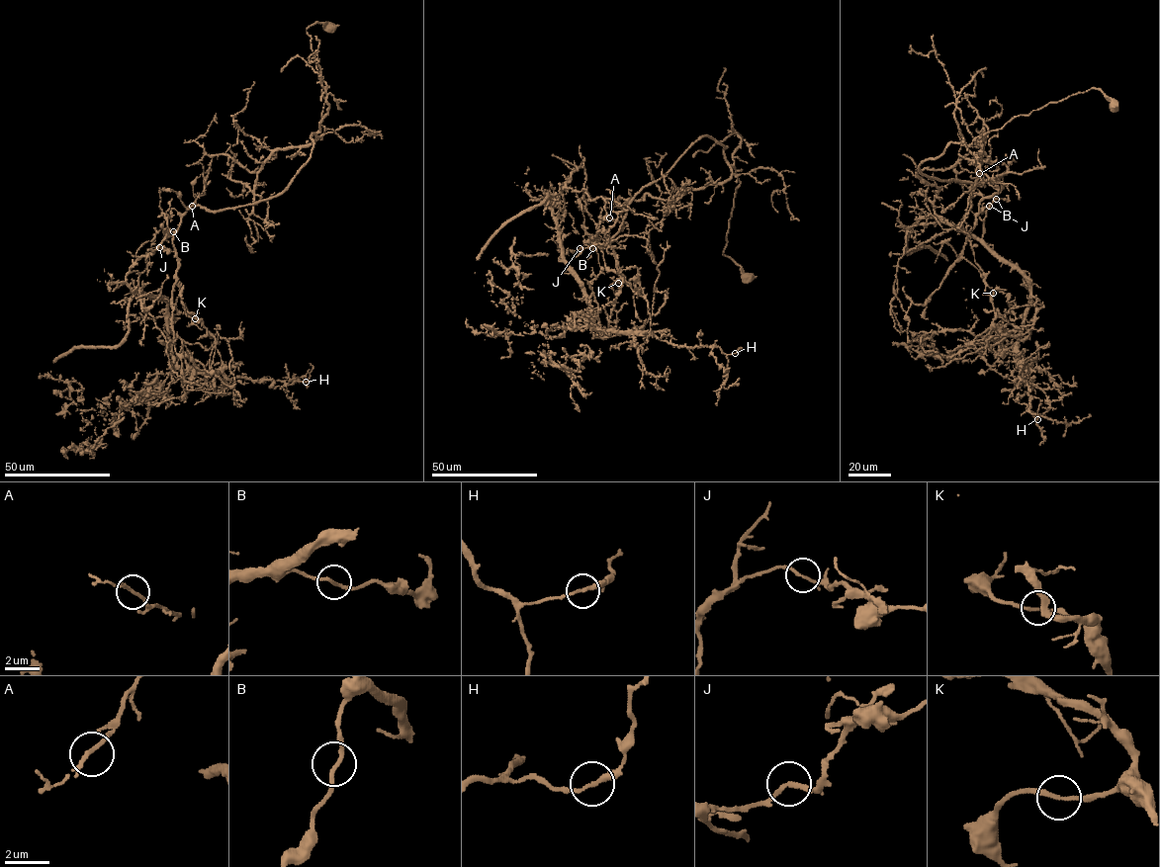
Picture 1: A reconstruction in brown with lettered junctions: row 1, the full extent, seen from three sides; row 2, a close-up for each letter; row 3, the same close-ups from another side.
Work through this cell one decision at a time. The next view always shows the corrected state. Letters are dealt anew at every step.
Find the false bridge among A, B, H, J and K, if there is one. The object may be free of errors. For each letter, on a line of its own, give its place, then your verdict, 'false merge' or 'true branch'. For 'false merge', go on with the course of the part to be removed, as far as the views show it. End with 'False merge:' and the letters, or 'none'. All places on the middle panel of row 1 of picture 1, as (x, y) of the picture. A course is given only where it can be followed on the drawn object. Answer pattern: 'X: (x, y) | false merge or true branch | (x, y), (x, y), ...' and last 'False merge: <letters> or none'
A: (609, 217) | true branch
B: (592, 248) | true branch
H: (735, 353) | true branch
J: (580, 248) | false merge | (580, 248), (613, 237), (643, 188), (697, 139), (726, 146), (724, 182), (630, 199), (622, 230), (604, 216)
K: (618, 283) | true branch
False merge: J

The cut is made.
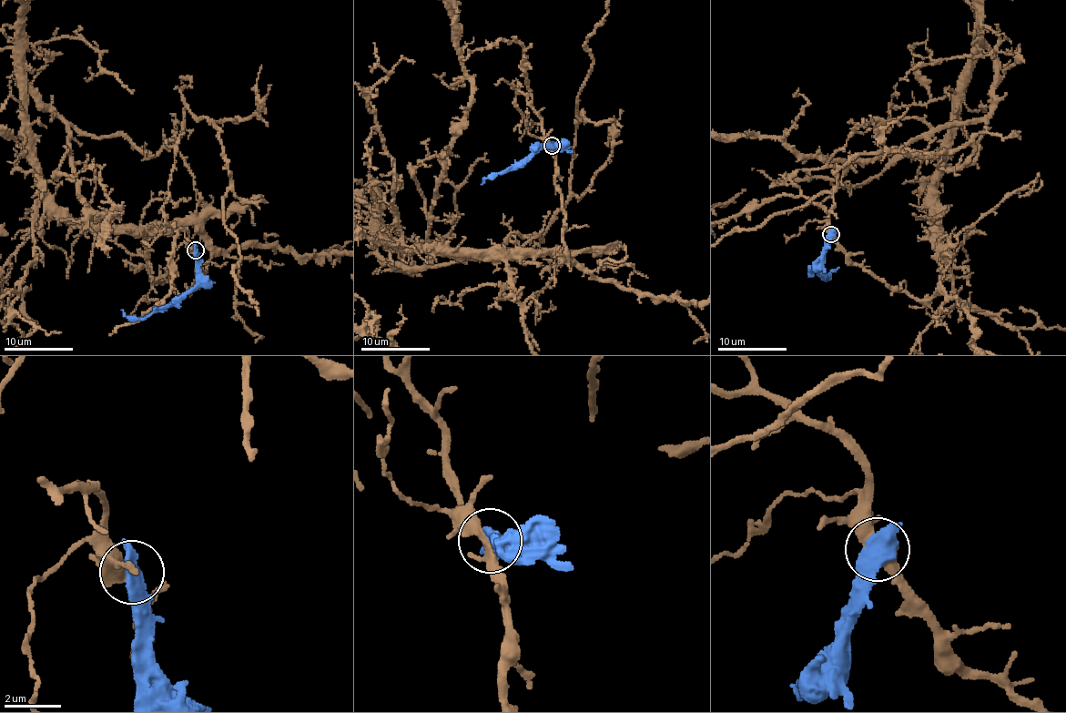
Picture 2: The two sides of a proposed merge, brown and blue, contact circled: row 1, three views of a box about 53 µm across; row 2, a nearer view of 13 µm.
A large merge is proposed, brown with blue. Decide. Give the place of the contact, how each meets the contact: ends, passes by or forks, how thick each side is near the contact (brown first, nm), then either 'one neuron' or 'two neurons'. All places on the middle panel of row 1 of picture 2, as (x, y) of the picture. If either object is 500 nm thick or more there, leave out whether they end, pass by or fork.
at (552, 145); 400 nm thick on the brown side, 650 nm on the other; two neurons

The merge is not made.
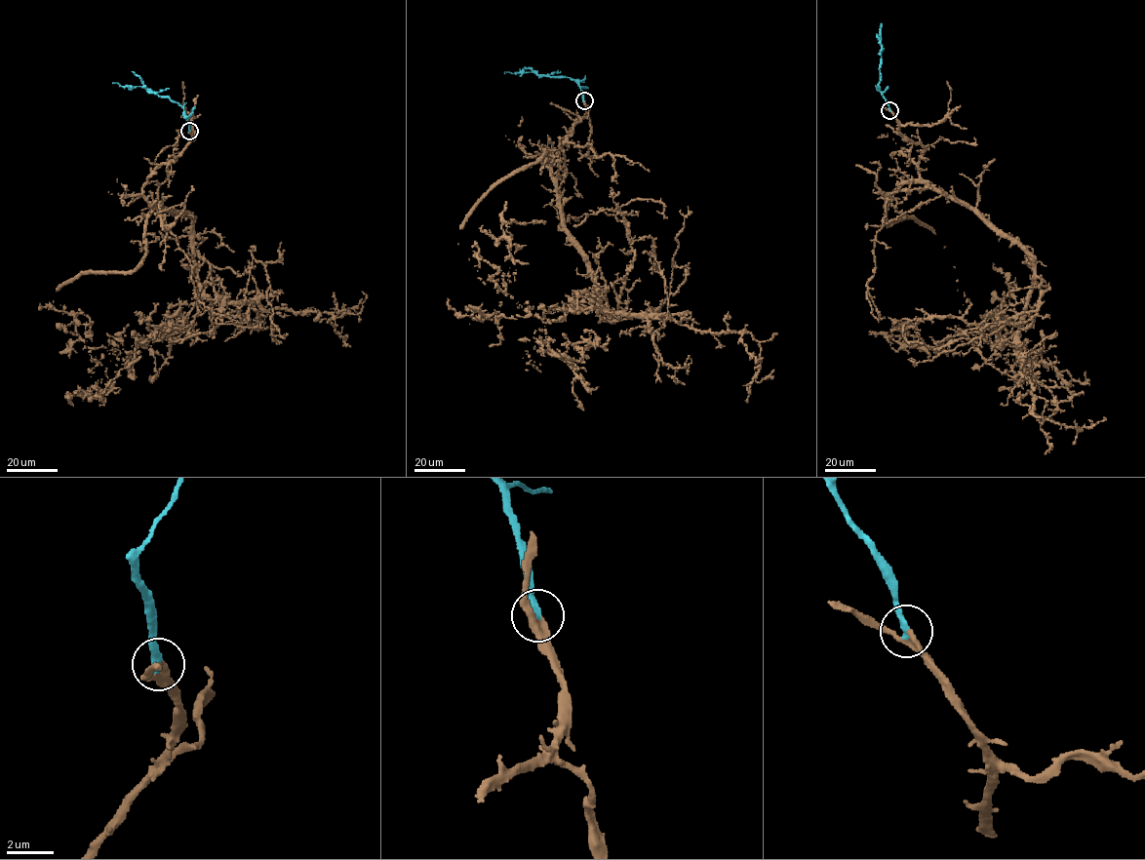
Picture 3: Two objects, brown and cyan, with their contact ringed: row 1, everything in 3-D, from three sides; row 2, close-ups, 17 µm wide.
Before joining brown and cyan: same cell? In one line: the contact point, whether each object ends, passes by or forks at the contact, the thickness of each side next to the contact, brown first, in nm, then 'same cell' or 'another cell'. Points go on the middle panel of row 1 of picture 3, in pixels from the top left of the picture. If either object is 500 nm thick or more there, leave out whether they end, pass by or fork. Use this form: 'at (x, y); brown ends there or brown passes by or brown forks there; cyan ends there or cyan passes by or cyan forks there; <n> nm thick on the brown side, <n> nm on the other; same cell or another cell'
at (584, 100); brown passes by; cyan ends there; 320 nm thick on the brown side, 360 nm on the other; same cell

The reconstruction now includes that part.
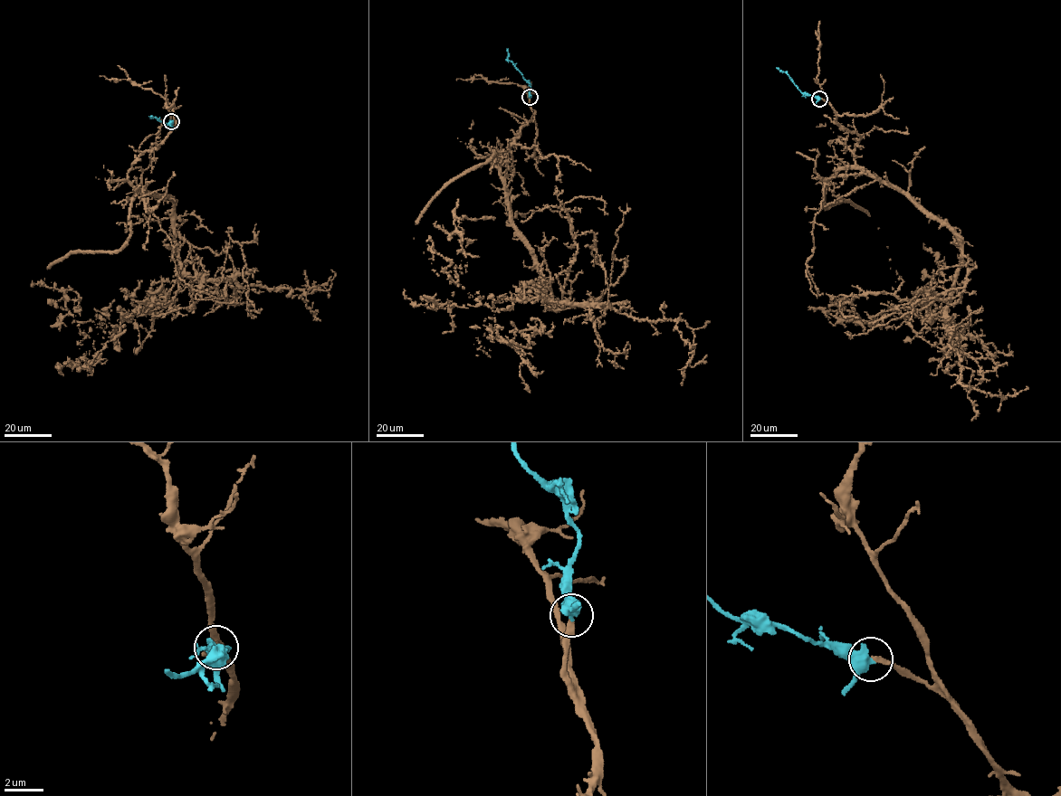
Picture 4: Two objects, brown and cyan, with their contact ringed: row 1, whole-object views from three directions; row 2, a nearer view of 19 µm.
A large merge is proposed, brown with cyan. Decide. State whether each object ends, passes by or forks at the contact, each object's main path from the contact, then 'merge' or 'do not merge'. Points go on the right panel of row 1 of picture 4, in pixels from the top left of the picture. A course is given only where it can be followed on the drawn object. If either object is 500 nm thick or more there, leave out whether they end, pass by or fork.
brown ends there; cyan passes by; brown runs (820, 98), (859, 136), (857, 165), (960, 244), (930, 327), (903, 308), (893, 326), (826, 312), (843, 298); cyan runs (820, 98), (802, 92), (786, 71), (776, 68); merge

